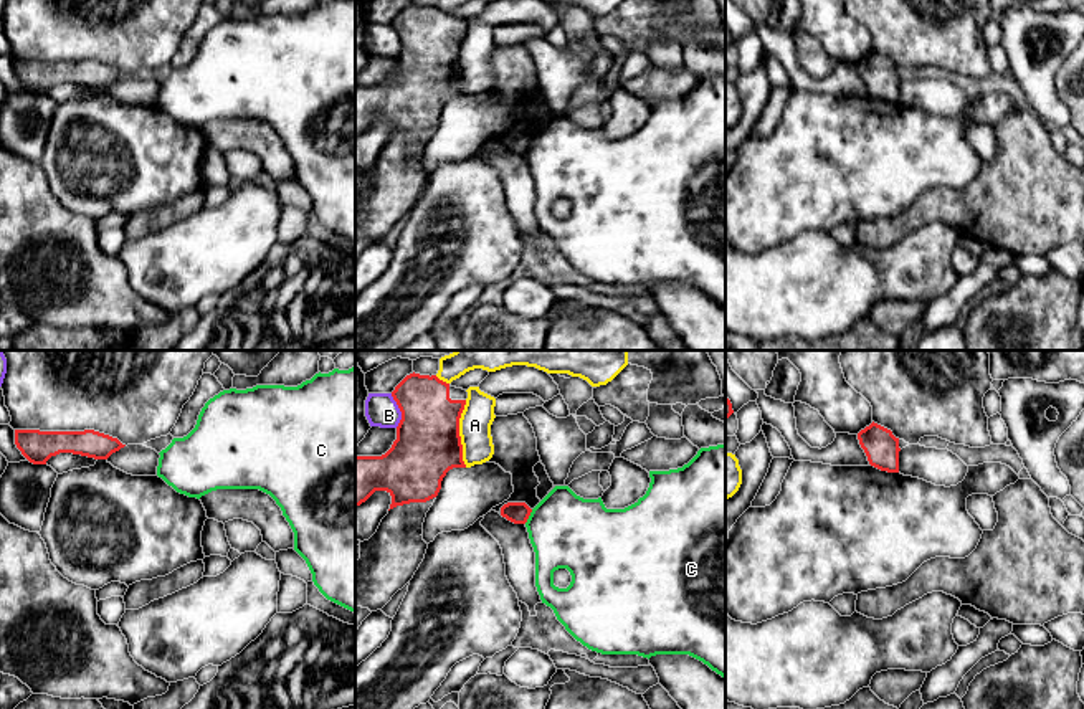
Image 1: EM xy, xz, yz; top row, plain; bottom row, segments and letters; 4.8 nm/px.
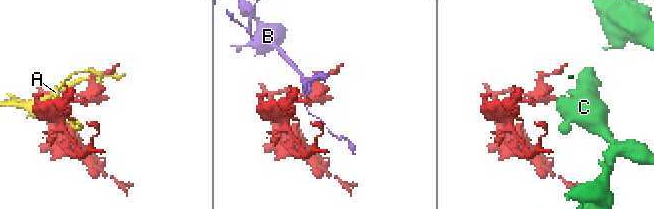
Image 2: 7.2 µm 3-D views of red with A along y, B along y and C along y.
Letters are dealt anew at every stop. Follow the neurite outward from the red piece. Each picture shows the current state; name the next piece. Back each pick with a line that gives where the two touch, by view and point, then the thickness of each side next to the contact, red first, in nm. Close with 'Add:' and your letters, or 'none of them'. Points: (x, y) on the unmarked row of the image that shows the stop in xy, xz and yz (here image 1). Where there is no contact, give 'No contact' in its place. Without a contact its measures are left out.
Add: none of them

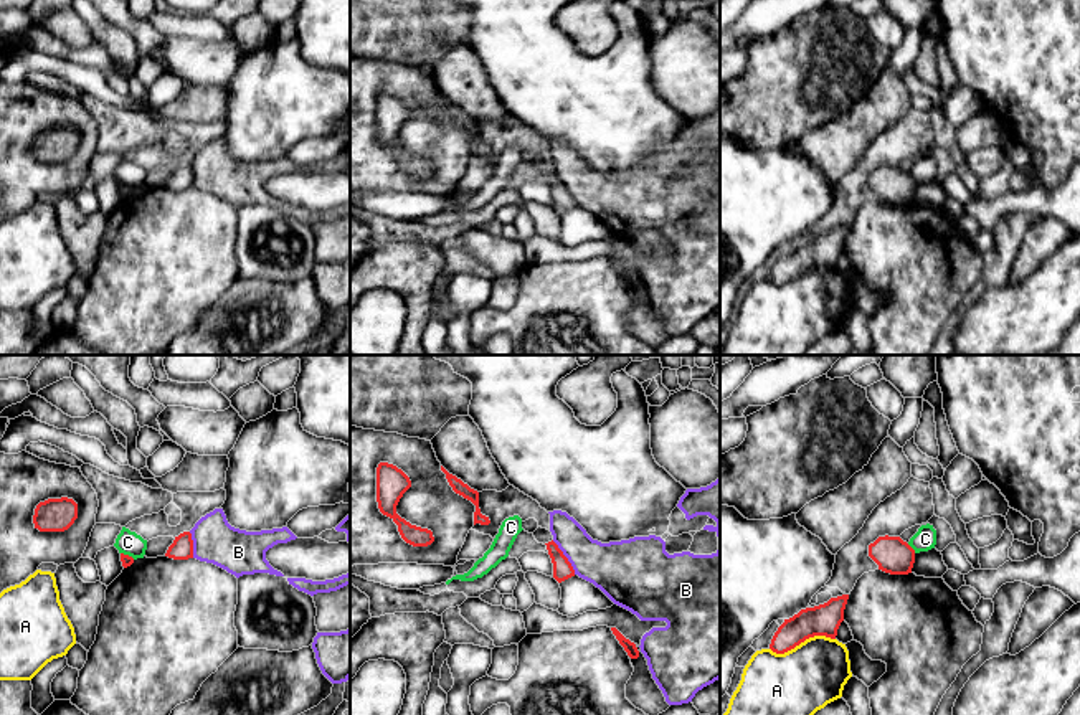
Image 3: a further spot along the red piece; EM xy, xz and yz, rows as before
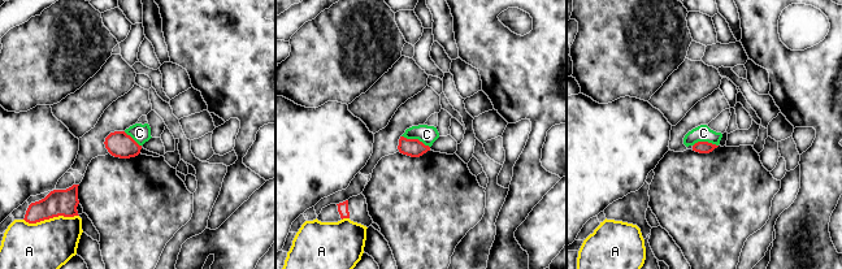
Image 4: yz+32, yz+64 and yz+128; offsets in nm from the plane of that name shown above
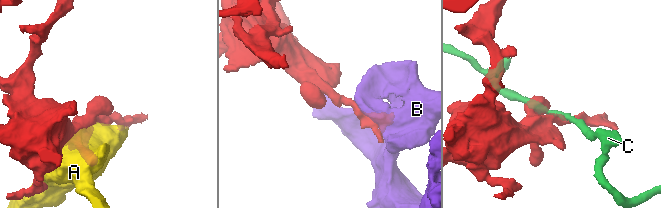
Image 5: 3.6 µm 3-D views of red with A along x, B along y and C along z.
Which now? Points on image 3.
Add: none of them

